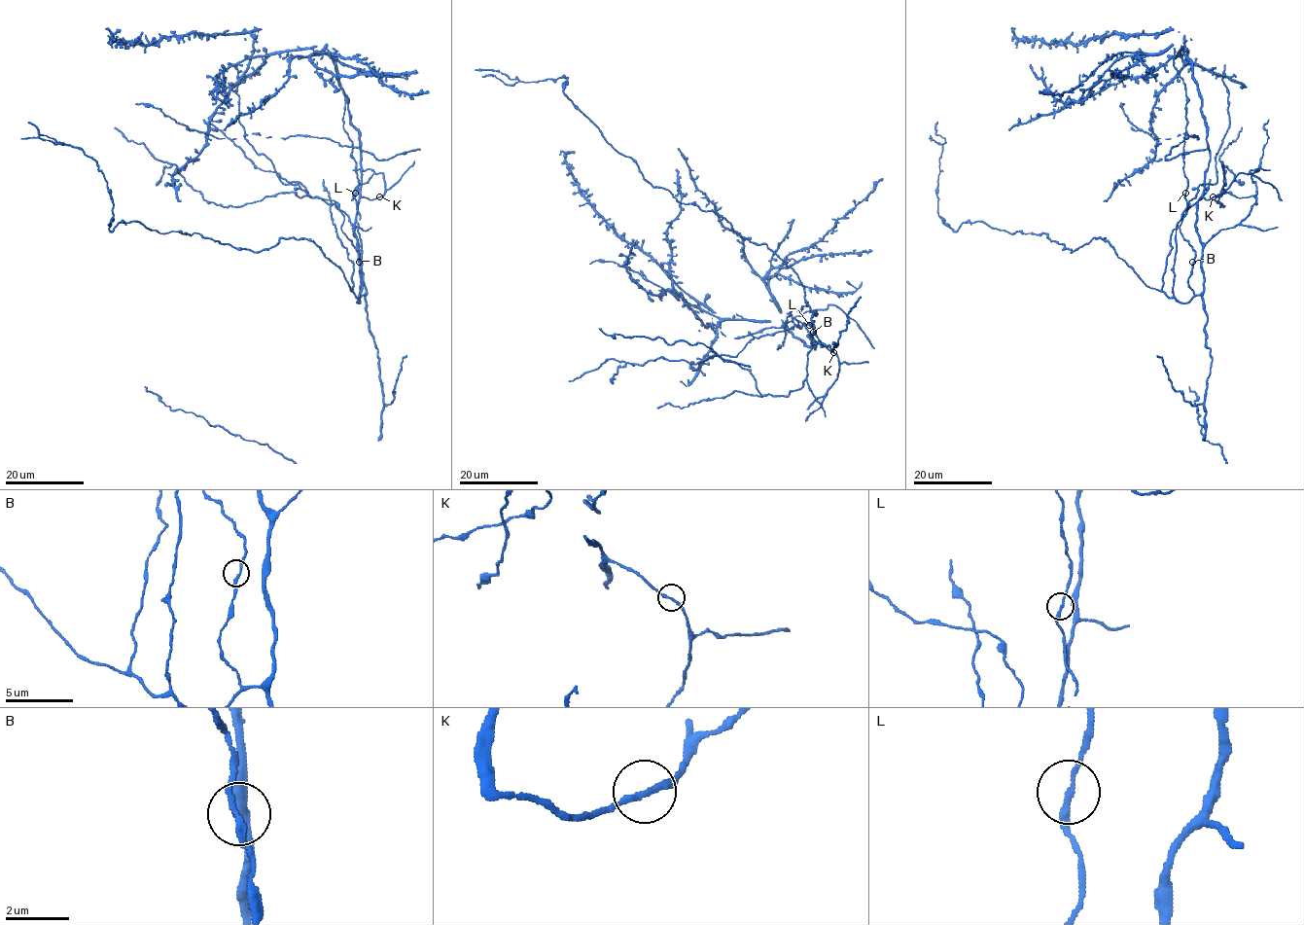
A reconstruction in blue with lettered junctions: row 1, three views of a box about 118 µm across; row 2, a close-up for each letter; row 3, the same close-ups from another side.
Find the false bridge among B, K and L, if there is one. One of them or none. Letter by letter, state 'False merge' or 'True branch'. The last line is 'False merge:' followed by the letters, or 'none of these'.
B: True branch
K: True branch
L: True branch
False merge: none of these

